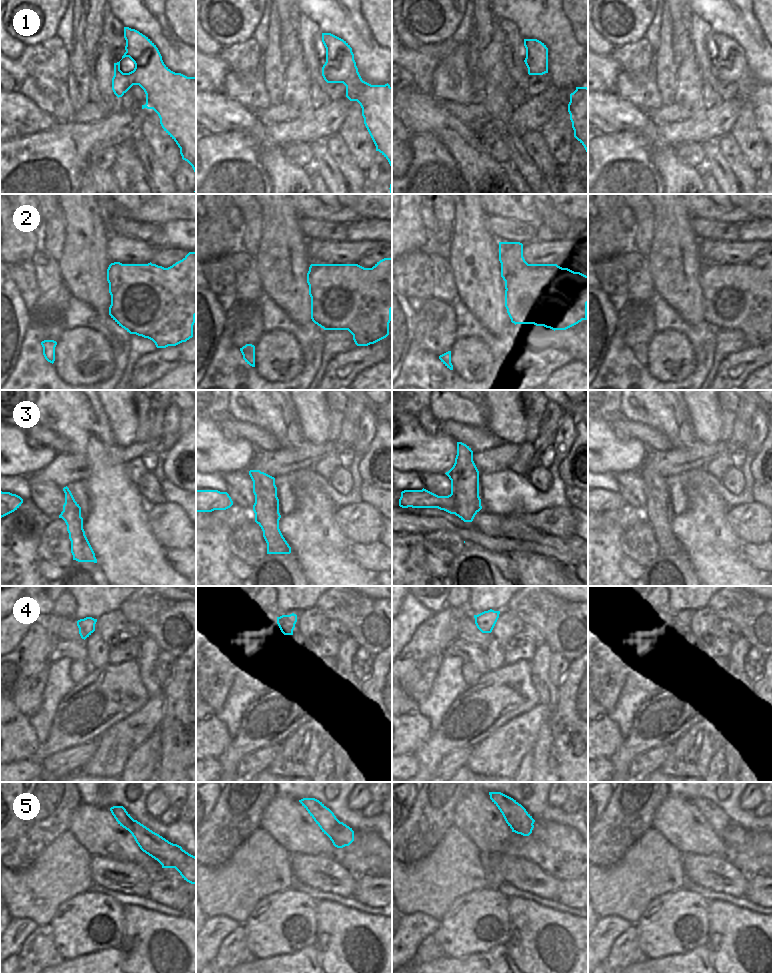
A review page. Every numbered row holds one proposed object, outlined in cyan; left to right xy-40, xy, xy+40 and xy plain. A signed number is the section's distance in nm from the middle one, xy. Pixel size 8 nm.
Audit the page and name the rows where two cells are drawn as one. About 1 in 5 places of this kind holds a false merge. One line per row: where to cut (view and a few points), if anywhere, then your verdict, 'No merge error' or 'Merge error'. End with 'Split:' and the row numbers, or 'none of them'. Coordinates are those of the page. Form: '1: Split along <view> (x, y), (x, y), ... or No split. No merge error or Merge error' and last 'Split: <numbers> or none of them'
1: No split. No merge error
2: Split along xy+40 (529, 264), (516, 272), (507, 281), (505, 288). Merge error
3: Split along xy+40 (457, 457), (460, 467), (455, 477), (451, 480). Merge error
4: No split. No merge error
5: No split. No merge error
Split: 2, 3.

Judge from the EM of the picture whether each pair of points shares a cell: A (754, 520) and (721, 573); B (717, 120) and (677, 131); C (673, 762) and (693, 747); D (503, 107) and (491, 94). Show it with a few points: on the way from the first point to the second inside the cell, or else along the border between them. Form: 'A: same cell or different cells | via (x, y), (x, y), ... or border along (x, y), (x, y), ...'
A: different cells | border along (728, 521), (732, 530), (743, 541)
B: same cell | via (707, 125), (699, 129), (687, 131)
C: same cell | via (678, 762), (688, 752)
D: same cell | via (500, 104), (493, 97)

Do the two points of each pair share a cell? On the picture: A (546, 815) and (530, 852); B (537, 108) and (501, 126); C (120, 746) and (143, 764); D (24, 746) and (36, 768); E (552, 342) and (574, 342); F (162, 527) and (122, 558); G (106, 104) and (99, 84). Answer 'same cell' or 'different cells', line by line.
A: different cells
B: same cell
C: different cells
D: different cells
E: same cell
F: different cells
G: same cell

